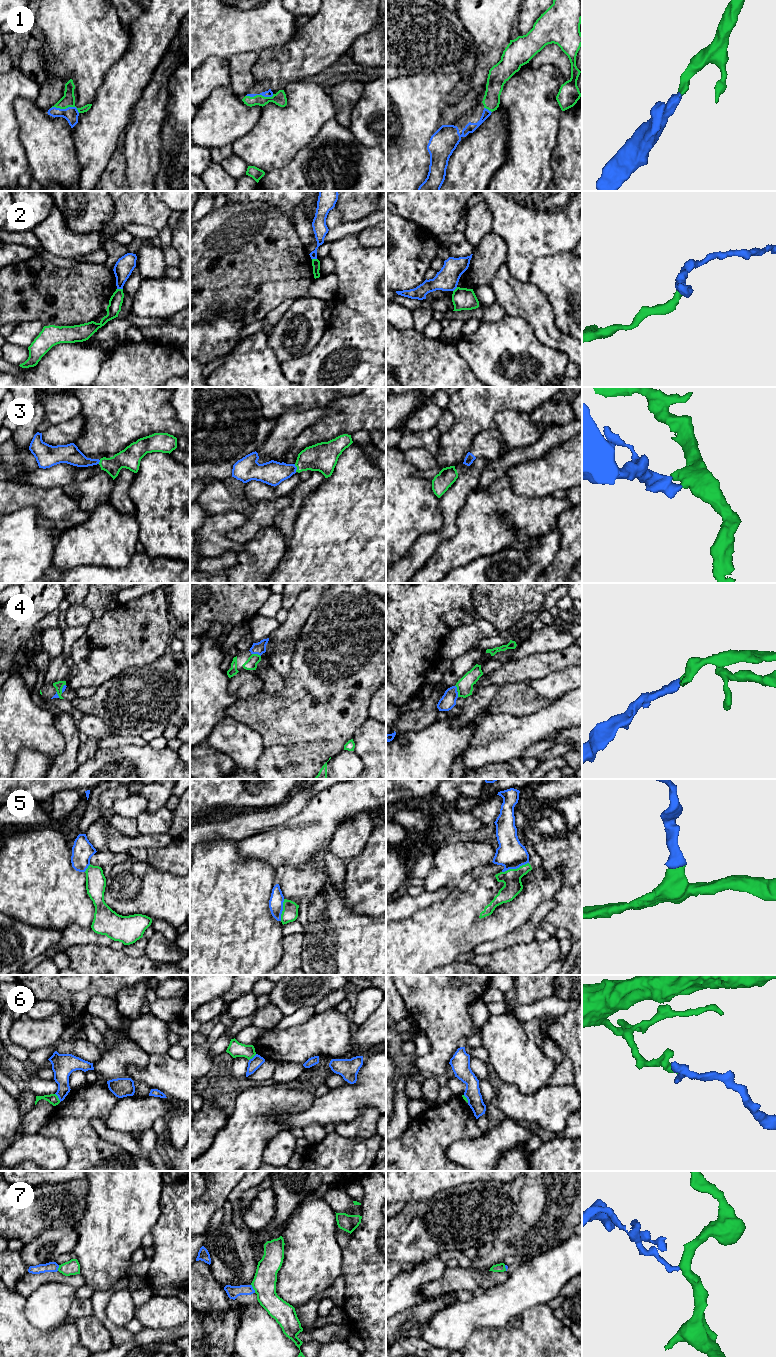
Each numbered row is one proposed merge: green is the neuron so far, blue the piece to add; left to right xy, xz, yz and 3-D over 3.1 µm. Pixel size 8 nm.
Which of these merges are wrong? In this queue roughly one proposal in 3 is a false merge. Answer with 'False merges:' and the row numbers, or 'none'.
False merges: 2, 3, 6, 7

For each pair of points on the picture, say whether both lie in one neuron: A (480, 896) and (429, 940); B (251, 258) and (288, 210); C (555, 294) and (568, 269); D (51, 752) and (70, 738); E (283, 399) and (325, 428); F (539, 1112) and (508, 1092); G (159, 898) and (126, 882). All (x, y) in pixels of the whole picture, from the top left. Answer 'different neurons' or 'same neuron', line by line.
A: same neuron
B: different neurons
C: same neuron
D: different neurons
E: different neurons
F: same neuron
G: same neuron

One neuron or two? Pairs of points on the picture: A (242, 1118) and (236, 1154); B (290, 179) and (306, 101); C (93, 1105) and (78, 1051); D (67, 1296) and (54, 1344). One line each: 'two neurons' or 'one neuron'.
A: one neuron
B: two neurons
C: two neurons
D: two neurons

